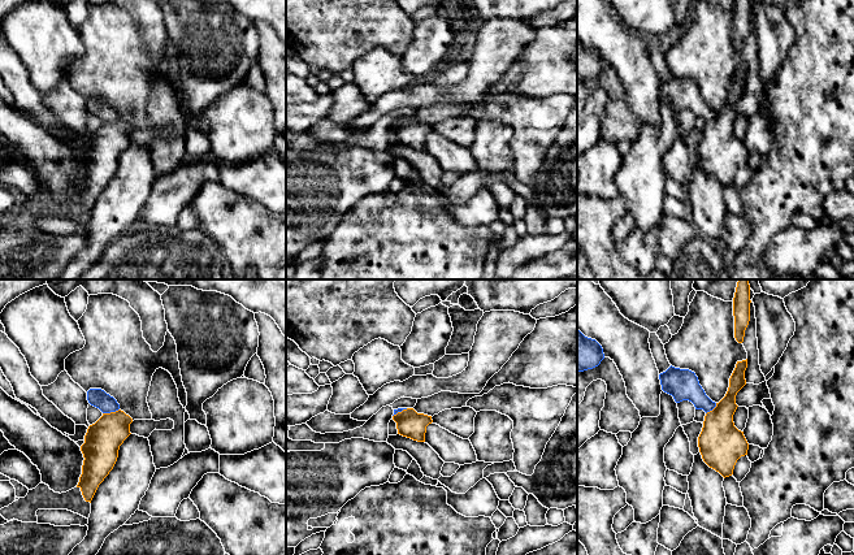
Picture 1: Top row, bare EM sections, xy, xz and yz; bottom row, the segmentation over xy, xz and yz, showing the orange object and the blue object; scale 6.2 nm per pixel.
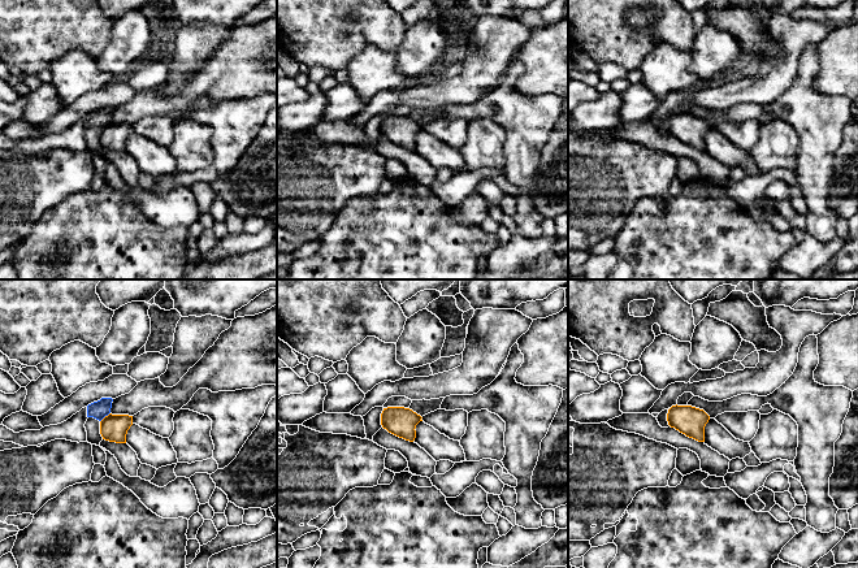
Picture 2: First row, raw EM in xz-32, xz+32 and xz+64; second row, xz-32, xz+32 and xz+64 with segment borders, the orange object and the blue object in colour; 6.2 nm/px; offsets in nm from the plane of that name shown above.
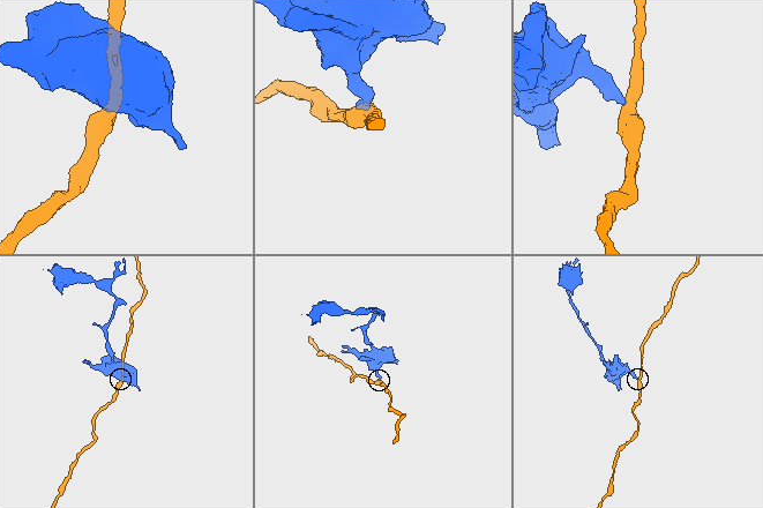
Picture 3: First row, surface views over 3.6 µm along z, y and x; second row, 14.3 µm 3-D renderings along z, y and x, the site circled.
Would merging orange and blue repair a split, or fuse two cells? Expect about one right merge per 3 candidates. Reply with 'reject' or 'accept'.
reject

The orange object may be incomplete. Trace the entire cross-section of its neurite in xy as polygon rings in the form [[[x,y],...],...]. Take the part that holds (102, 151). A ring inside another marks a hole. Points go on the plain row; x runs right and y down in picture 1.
[[[118,118],[103,122],[95,133],[88,135],[84,152],[81,155],[84,169],[77,194],[86,211],[91,212],[99,194],[113,178],[120,155],[131,143],[131,131],[133,127]]]

